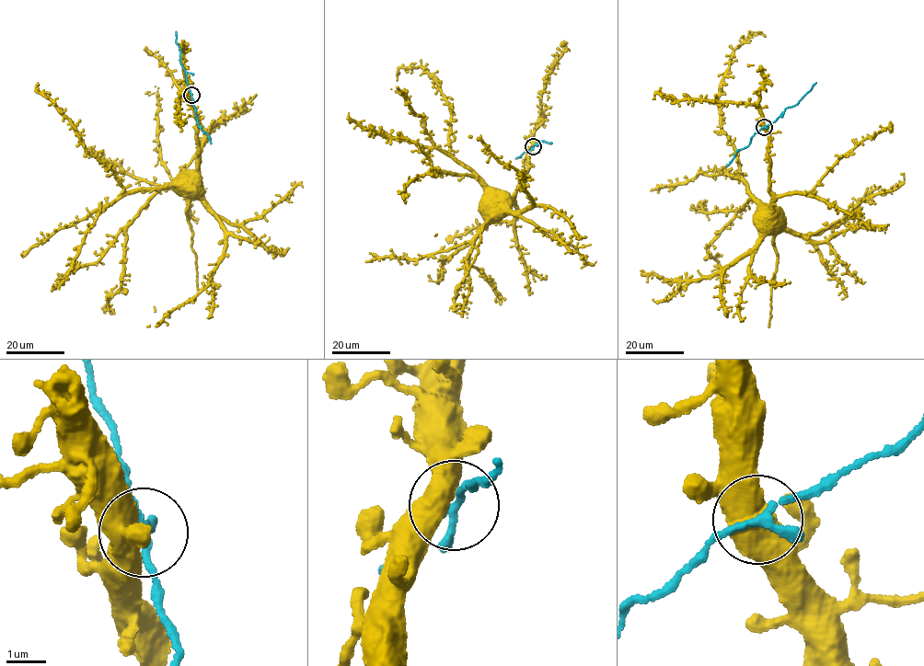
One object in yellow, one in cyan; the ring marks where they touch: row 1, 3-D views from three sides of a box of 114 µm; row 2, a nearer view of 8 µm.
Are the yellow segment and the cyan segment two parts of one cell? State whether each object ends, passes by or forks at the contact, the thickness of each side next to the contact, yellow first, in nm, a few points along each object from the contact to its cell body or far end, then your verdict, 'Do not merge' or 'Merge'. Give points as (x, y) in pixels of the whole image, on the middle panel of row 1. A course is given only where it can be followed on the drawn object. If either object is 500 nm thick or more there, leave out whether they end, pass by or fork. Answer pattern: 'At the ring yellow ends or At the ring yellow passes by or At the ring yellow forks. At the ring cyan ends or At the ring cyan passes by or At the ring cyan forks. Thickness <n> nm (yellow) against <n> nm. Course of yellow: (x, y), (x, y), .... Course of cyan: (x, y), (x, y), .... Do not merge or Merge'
Thickness 600 nm (yellow) against 200 nm. Course of yellow: (534, 145), (527, 168), (503, 200), (452, 155), (451, 114), (438, 79), (420, 66), (401, 67), (397, 81). Course of cyan: (534, 146), (516, 158). Merge

